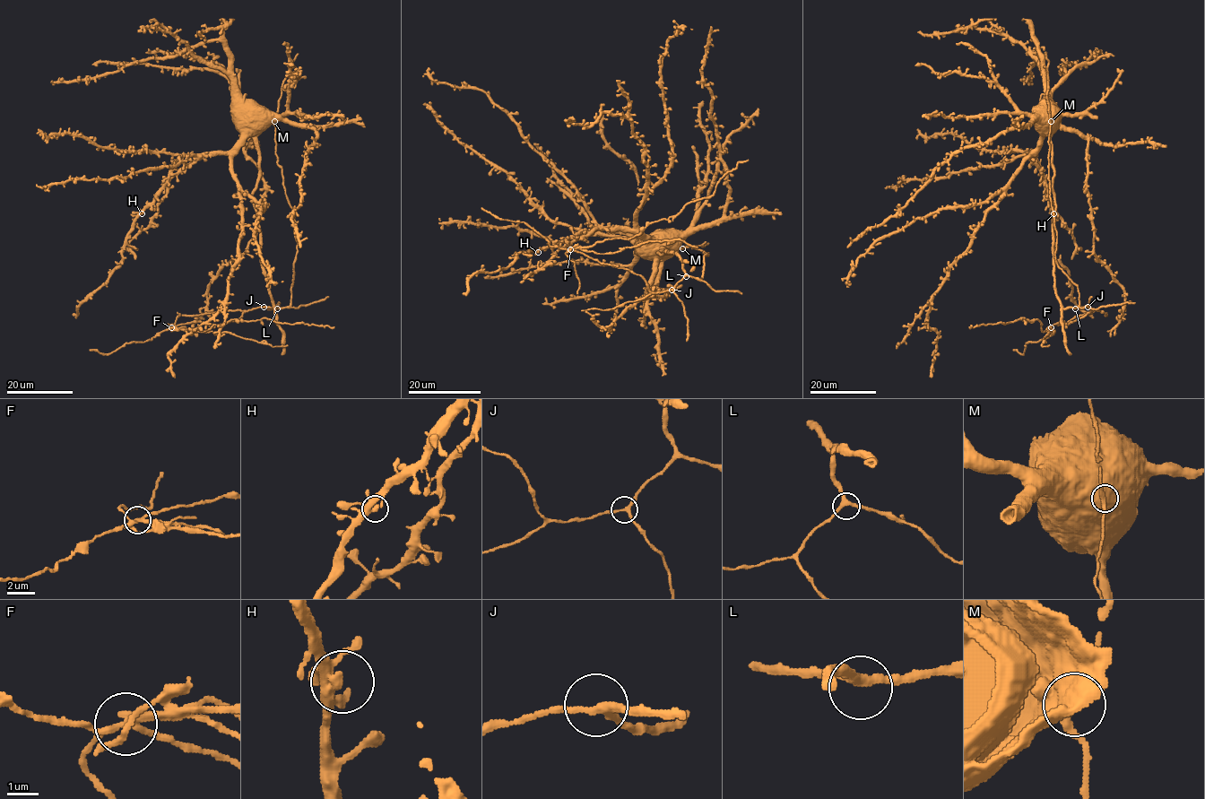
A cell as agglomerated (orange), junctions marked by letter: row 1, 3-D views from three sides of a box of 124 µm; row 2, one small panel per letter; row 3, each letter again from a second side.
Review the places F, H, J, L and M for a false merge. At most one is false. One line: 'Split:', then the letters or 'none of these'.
Split: F

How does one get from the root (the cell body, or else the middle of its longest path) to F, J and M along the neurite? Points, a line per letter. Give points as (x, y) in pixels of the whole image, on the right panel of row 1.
F: (1047, 111), (1040, 111), (1040, 123), (1052, 149), (1054, 290), (1063, 308), (1091, 309), (1051, 327)
J: (1047, 111), (1045, 108), (1040, 111), (1040, 123), (1050, 136), (1052, 149), (1054, 290), (1063, 308), (1087, 307)
M: (1047, 111), (1045, 106), (1046, 118), (1051, 121)

